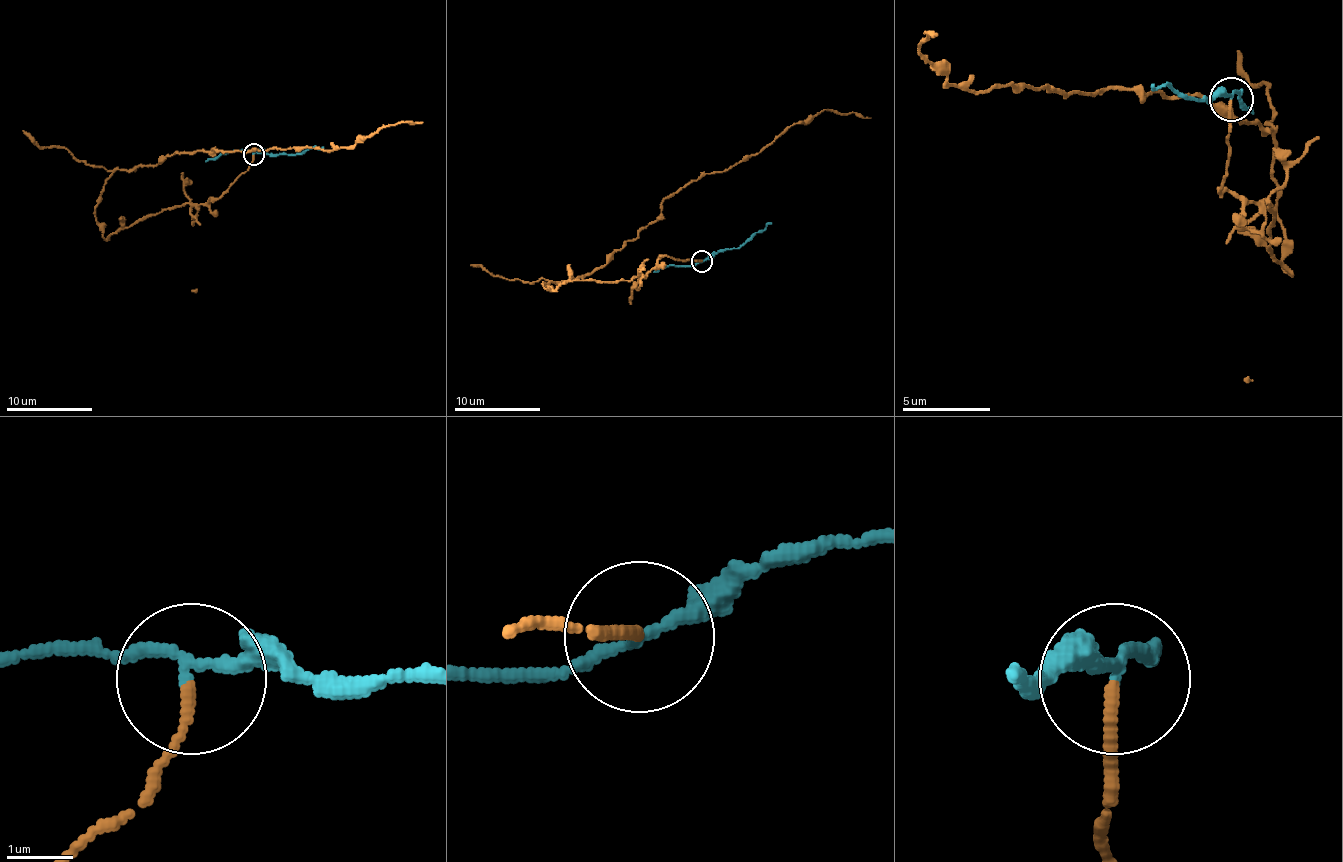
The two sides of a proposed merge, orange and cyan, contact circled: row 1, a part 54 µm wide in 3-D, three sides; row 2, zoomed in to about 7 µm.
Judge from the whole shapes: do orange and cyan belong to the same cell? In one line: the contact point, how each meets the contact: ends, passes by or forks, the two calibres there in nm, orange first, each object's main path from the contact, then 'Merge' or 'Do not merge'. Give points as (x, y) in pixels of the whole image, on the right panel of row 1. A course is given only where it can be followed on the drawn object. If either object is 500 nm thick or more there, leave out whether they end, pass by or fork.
Place: (1231, 99). At the ring orange ends. At the ring cyan passes by. Thickness 150 nm (orange) against 170 nm. Course of orange: (1232, 100), (1219, 188), (1271, 205), (1289, 271), (1271, 131), (1197, 96), (950, 87), (920, 47), (937, 34). Course of cyan: (1232, 100), (1227, 96), (1197, 100), (1153, 82). Do not merge

